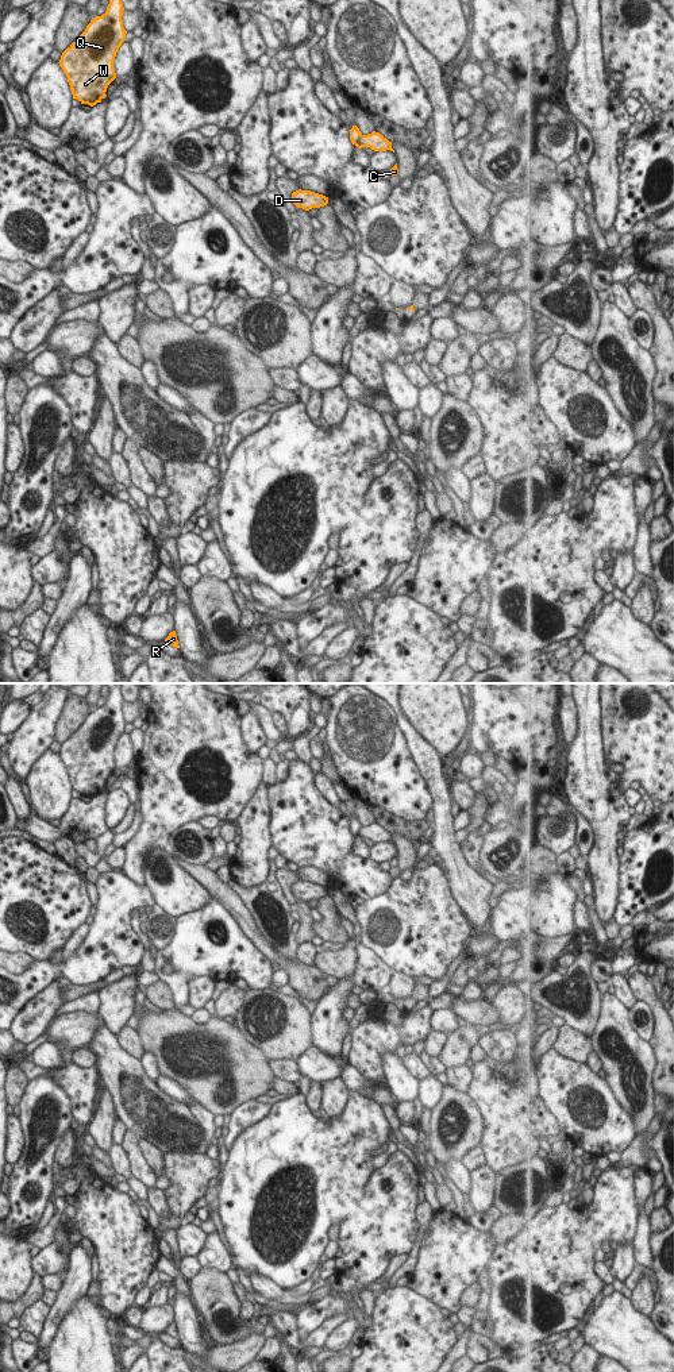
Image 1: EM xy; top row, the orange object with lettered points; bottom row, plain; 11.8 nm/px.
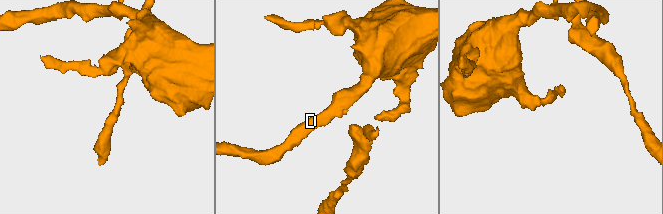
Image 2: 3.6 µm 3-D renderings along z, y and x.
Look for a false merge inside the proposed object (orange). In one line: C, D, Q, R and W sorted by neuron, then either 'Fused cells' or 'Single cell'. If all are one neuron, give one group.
Groups: C Q R W / D. Fused cells.

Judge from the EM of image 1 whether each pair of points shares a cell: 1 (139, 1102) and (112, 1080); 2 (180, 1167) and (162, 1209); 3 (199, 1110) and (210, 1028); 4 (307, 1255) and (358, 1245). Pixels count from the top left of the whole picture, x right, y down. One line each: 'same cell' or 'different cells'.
1: same cell
2: different cells
3: different cells
4: different cells

